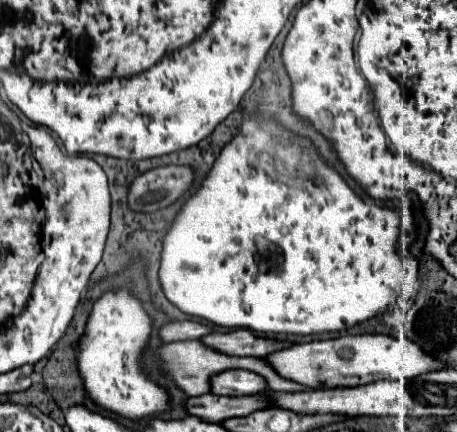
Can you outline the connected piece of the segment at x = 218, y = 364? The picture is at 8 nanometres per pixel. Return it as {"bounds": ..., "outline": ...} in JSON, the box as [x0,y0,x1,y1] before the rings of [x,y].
{"bounds":[160,341,308,397],"outline":[[[174,341],[168,343],[160,349],[160,357],[164,361],[164,369],[166,373],[176,381],[176,385],[190,397],[196,395],[204,395],[210,393],[210,379],[222,371],[228,369],[246,369],[246,371],[254,371],[258,375],[262,375],[268,381],[268,387],[272,387],[272,391],[284,391],[284,393],[296,393],[296,391],[306,391],[308,387],[300,387],[300,383],[292,383],[288,379],[280,379],[280,375],[276,375],[276,371],[272,371],[268,367],[268,363],[264,363],[264,357],[234,357],[234,355],[224,355],[212,347],[206,347],[202,341]]]}

